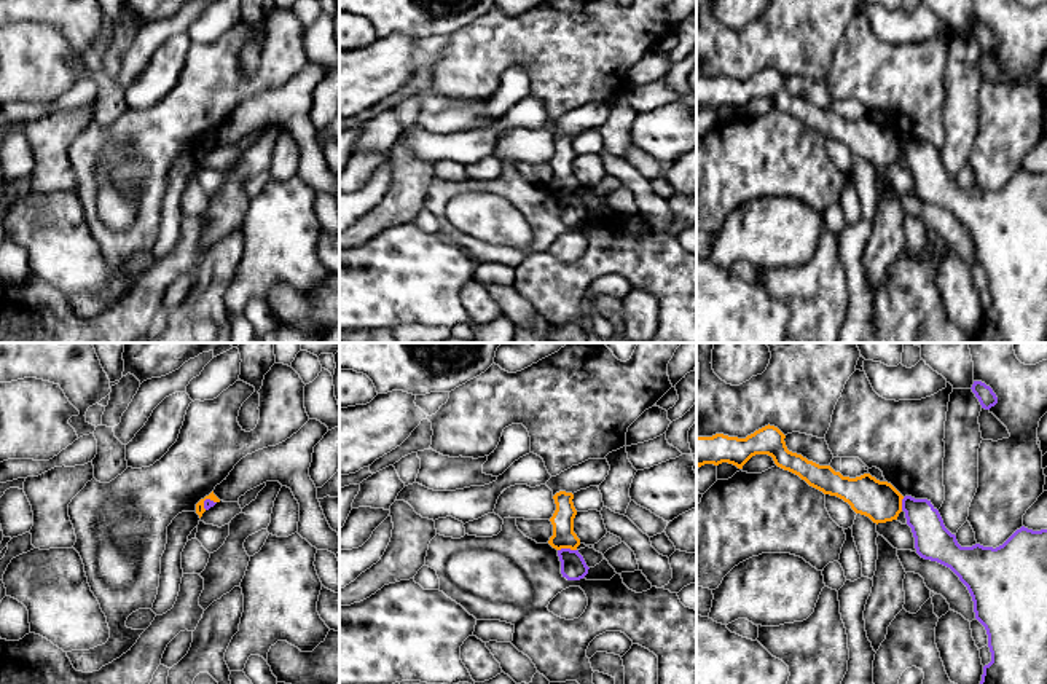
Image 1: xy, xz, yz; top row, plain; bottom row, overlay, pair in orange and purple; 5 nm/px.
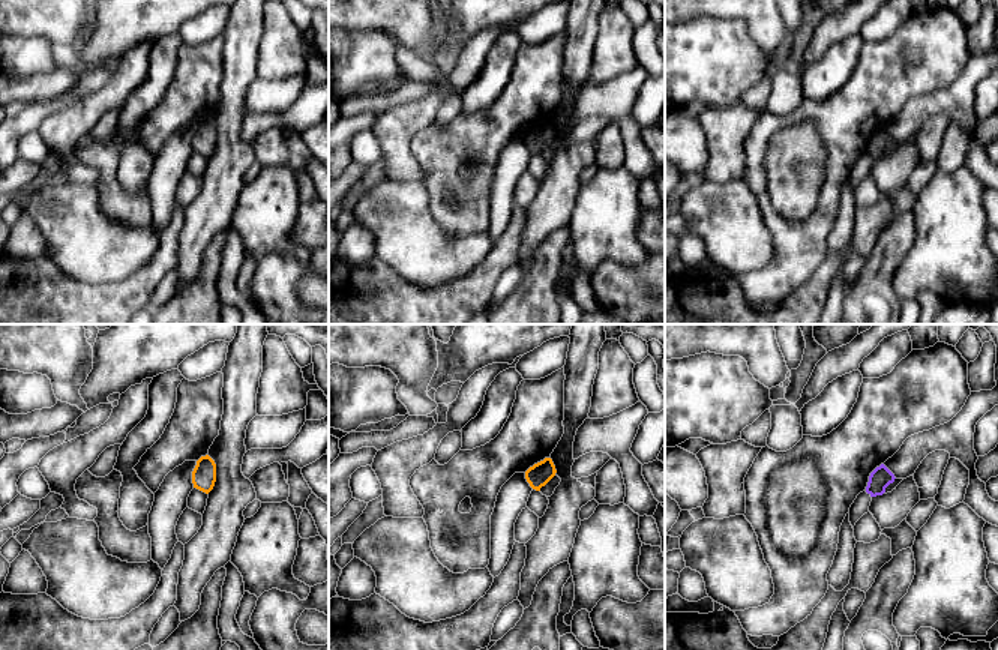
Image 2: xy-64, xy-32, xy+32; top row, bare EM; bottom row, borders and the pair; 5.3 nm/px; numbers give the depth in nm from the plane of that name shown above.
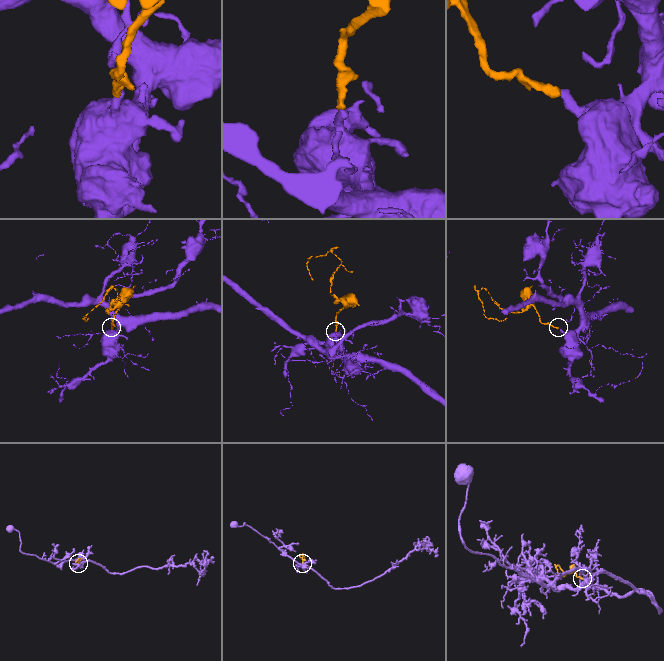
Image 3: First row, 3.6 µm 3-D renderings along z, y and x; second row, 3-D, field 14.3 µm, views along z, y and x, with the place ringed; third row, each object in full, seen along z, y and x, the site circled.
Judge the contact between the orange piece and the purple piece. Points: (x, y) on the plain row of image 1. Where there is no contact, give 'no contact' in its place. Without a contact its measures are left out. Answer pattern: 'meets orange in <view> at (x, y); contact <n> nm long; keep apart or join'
meets orange in xz at (566, 190); contact 100 nm long; keep apart

